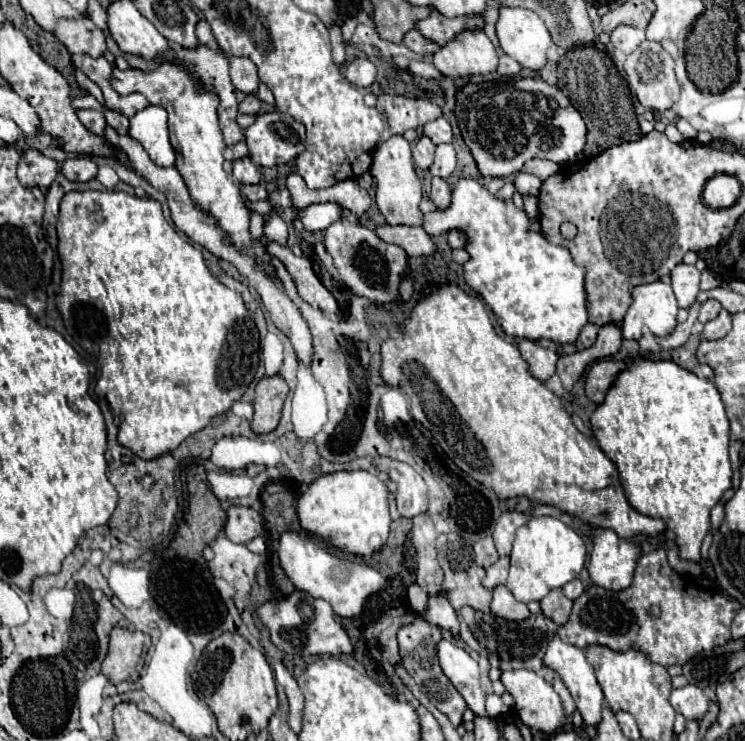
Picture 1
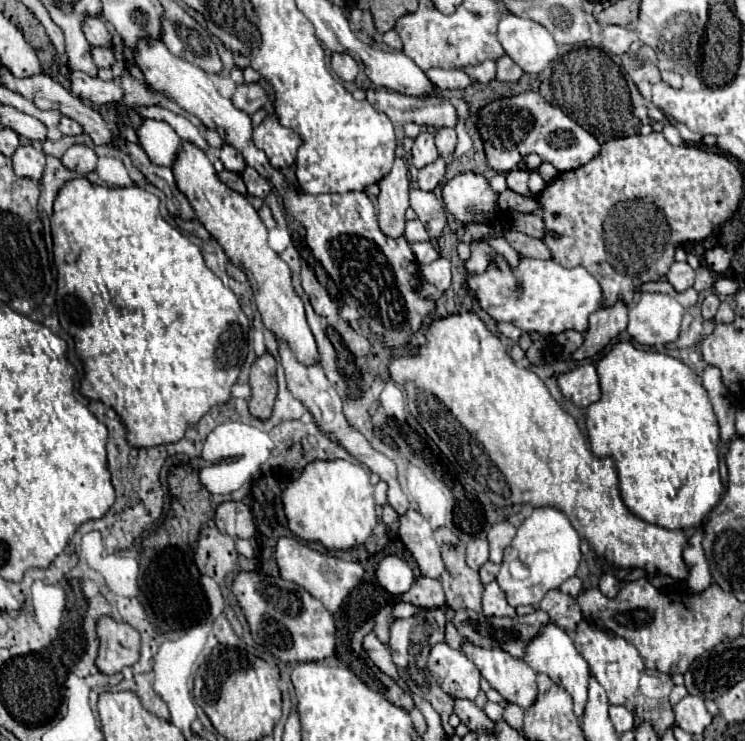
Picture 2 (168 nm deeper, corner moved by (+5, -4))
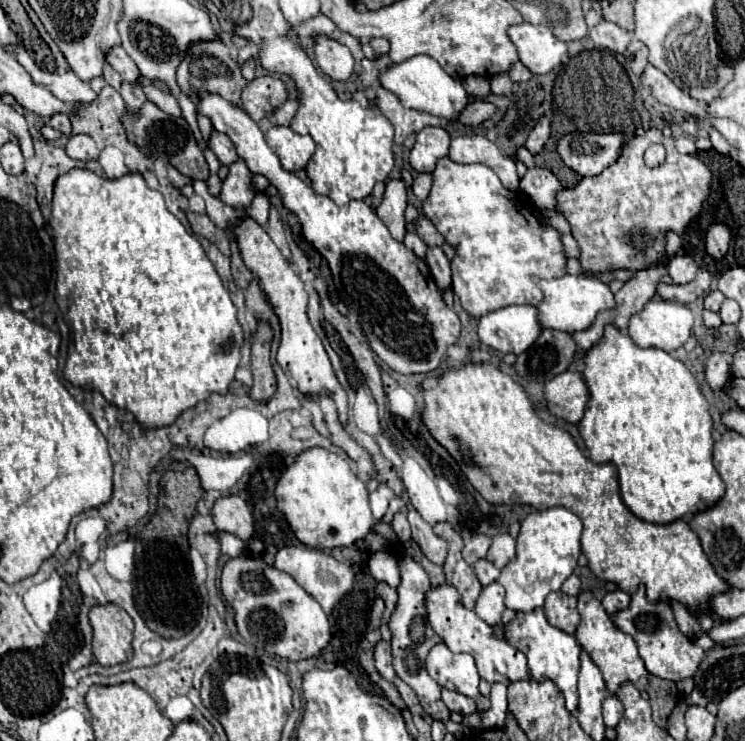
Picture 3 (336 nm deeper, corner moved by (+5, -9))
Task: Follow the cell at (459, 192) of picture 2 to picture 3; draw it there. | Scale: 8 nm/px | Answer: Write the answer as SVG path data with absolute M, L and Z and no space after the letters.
M442 157L432 171L434 185L422 209L456 249L452 289L466 313L482 317L508 305L538 305L542 291L532 277L554 279L566 273L560 233L532 213L530 201L502 187L486 165L460 165Z

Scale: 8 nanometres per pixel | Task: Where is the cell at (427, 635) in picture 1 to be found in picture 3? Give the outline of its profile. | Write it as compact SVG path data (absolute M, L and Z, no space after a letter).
M396 551L398 555L398 563L400 563L400 573L402 573L402 581L398 585L398 605L396 611L390 617L390 631L392 631L392 665L394 671L398 673L398 677L410 685L414 689L414 693L420 699L420 705L424 707L424 711L432 717L438 719L442 723L446 723L450 719L450 711L446 709L446 705L442 703L440 697L440 687L436 681L430 679L430 675L426 673L426 665L424 665L424 657L428 655L428 651L440 643L442 639L434 633L430 621L428 621L428 613L426 613L426 593L430 589L430 581L428 575L424 573L424 569L412 561L410 557L406 557L404 553Z

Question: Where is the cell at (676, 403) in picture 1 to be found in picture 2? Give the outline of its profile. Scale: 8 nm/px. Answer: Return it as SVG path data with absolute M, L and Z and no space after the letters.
M616 342L596 362L596 372L602 396L586 410L588 440L594 454L606 454L614 460L624 504L632 514L650 524L674 526L674 530L700 526L722 498L724 486L718 472L720 430L708 392L696 372L678 358L640 350L632 342Z

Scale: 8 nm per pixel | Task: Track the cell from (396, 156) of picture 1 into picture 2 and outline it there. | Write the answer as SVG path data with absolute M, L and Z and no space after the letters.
M396 158L392 164L392 170L384 180L378 182L380 196L378 196L378 222L386 236L398 238L404 234L404 212L410 206L408 204L408 170L402 158Z

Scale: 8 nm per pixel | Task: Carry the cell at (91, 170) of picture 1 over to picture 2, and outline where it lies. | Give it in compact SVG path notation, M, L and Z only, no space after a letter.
M74 144L66 150L66 154L60 160L66 164L66 168L74 168L74 172L78 174L88 174L96 168L98 156L94 154L92 148L84 144Z

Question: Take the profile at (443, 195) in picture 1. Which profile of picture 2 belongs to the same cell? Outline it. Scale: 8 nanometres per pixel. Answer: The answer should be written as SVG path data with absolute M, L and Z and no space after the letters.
M412 188L410 206L418 214L424 228L428 230L432 246L438 250L438 236L442 234L442 230L446 226L446 212L444 212L440 198L436 198L432 192L422 192L420 188Z

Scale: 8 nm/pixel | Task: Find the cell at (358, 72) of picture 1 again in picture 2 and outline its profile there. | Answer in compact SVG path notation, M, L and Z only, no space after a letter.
M332 52L332 58L330 58L330 64L332 64L332 70L334 74L344 80L344 82L352 82L358 74L358 64L352 56L348 54L340 54L340 52Z

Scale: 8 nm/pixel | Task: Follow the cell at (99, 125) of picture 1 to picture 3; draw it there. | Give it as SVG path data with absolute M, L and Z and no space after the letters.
M62 113L54 115L54 117L50 117L48 125L54 127L56 131L64 133L64 135L70 135L70 133L72 133L72 129L70 129L70 117L68 117L68 115L62 115Z

